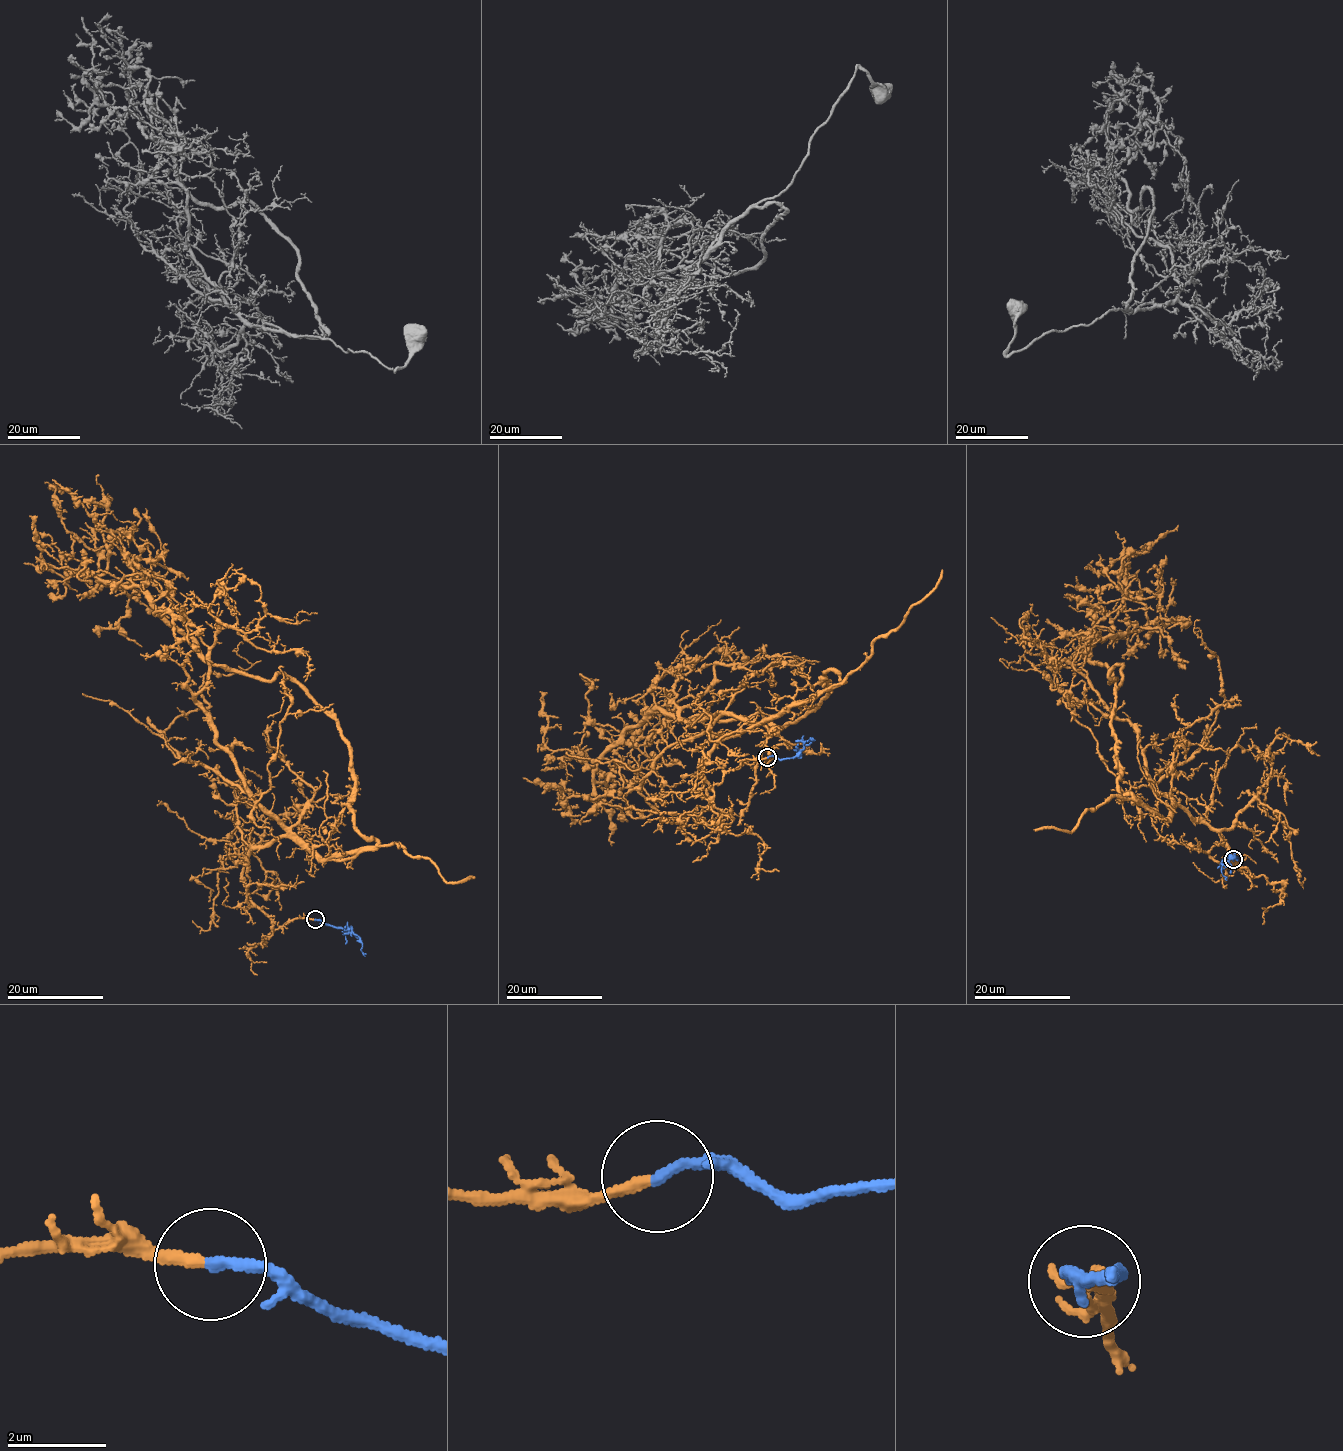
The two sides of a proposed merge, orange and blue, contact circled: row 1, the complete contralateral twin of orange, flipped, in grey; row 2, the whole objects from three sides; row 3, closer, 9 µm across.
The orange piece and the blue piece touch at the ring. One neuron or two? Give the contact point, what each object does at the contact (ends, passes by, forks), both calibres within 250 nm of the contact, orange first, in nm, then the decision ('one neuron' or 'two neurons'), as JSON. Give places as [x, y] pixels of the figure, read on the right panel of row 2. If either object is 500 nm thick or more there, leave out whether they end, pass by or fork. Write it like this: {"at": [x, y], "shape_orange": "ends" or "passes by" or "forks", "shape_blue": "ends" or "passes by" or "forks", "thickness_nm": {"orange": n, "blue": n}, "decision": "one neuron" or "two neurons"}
{"at": [1233, 859], "shape_orange": "ends", "shape_blue": "ends", "thickness_nm": {"orange": 220, "blue": 240}, "decision": "one neuron"}

